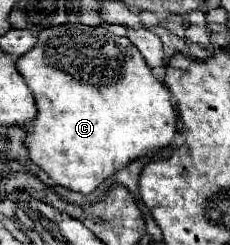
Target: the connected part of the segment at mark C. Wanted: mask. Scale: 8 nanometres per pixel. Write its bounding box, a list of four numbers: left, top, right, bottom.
[17,24,179,194]

